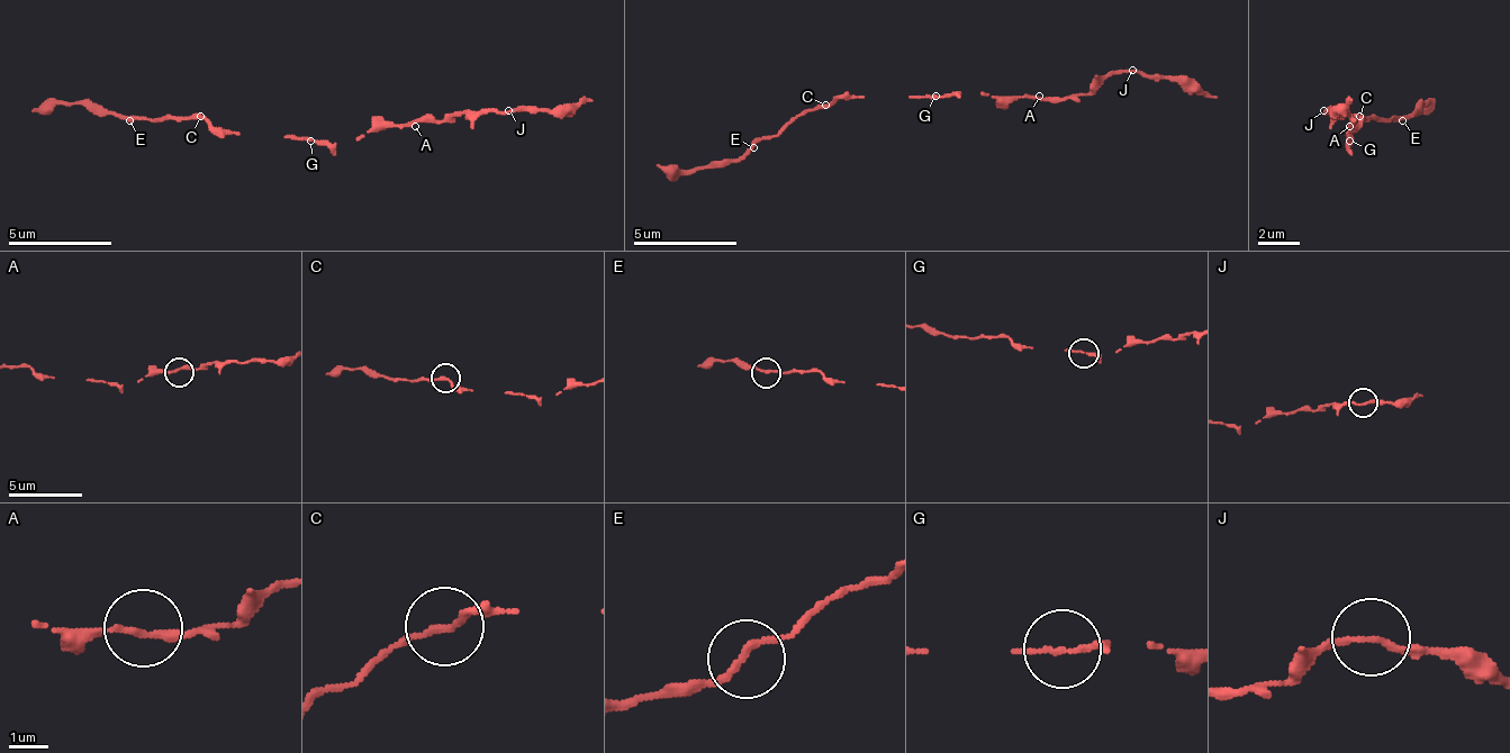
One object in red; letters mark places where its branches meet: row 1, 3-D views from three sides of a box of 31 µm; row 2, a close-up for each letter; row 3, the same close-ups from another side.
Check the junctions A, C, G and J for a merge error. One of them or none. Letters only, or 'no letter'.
no letter

